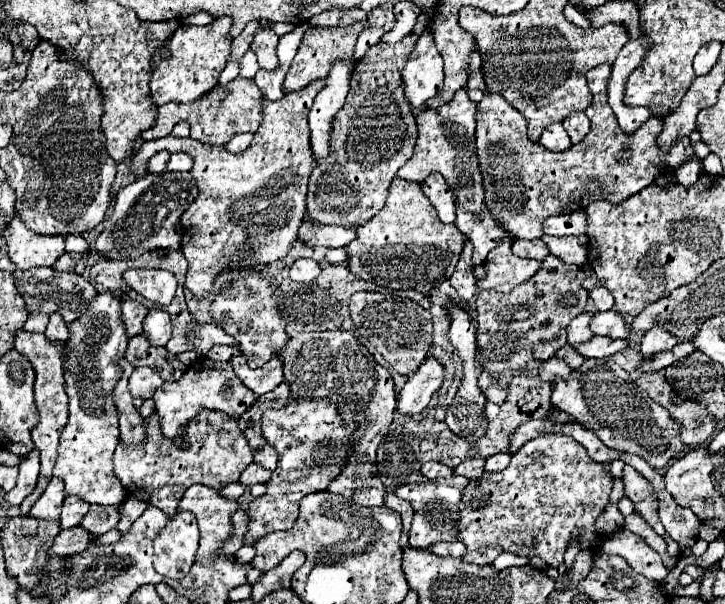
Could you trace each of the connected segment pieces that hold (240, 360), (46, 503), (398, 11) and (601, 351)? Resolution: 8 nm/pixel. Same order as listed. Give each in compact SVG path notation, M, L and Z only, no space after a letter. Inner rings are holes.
M236 355L230 359L232 369L236 371L236 375L240 377L240 381L250 387L256 395L264 395L268 391L272 391L276 385L280 385L284 381L284 373L282 373L282 359L278 355L274 355L268 363L264 363L260 369L250 369L248 361L244 355Z
M54 477L50 481L48 489L42 493L42 497L36 501L36 505L32 507L32 511L28 515L32 515L34 519L52 519L52 521L58 521L64 497L66 497L64 495L64 483Z
M396 3L394 15L396 15L396 27L390 33L382 35L382 41L390 45L398 43L404 35L412 33L412 27L416 23L416 17L420 15L420 9L414 3Z
M594 335L588 343L580 343L580 347L576 347L576 351L584 357L606 359L606 357L612 357L614 353L622 351L624 347L628 347L628 341L624 341L624 339L610 339L610 337Z

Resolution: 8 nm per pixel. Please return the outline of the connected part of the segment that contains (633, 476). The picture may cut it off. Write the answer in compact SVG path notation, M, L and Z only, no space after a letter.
M624 465L624 471L622 471L622 481L624 481L624 487L626 487L626 497L636 505L636 511L648 521L648 525L660 535L664 537L666 545L668 545L668 553L672 557L678 557L680 555L680 547L674 539L670 539L670 535L664 531L662 523L660 523L660 517L658 517L658 497L654 493L654 487L648 479L644 479L634 467L630 465Z

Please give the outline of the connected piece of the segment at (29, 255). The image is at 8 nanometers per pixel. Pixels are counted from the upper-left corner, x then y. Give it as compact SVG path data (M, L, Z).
M18 217L4 229L8 253L12 263L26 271L34 267L52 267L64 253L64 237L60 235L38 235L30 231Z

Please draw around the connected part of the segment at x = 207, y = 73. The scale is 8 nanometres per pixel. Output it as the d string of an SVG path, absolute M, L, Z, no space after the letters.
M230 17L216 19L212 25L206 27L190 27L184 25L180 27L172 39L154 55L154 73L150 81L152 89L152 99L156 105L166 105L166 103L188 103L196 101L208 91L212 91L218 85L218 77L222 69L226 67L226 61L230 57Z

